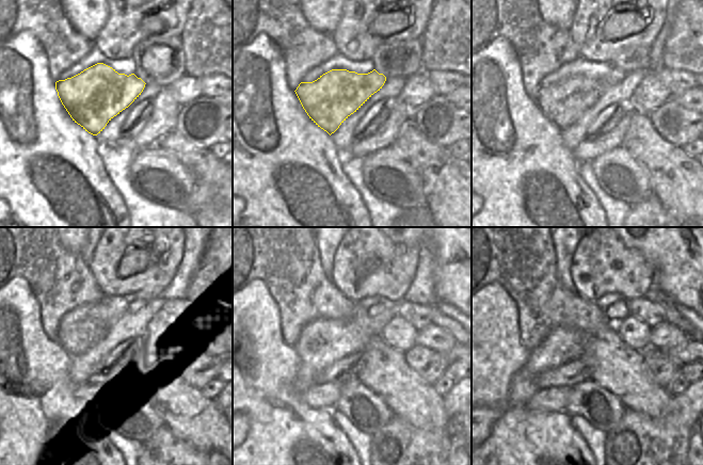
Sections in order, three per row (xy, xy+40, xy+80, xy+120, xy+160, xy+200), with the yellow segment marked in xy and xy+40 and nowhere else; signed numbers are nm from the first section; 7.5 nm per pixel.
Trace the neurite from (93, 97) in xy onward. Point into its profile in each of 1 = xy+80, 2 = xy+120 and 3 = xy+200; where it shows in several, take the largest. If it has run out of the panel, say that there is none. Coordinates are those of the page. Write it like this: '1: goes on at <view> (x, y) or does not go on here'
1: goes on at xy+80 (563, 102)
2: goes on at xy+120 (83, 335)
3: goes on at xy+200 (617, 311)

